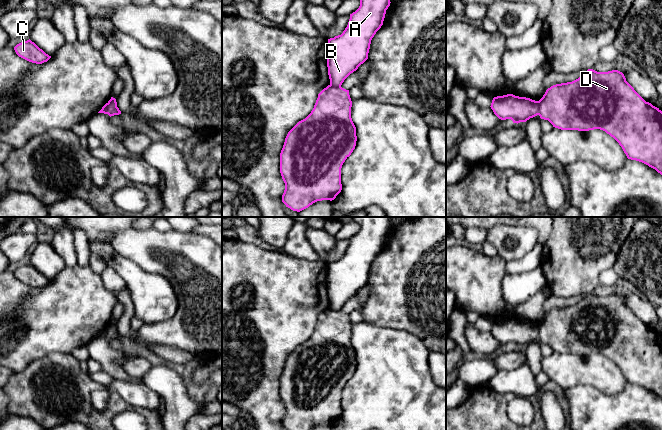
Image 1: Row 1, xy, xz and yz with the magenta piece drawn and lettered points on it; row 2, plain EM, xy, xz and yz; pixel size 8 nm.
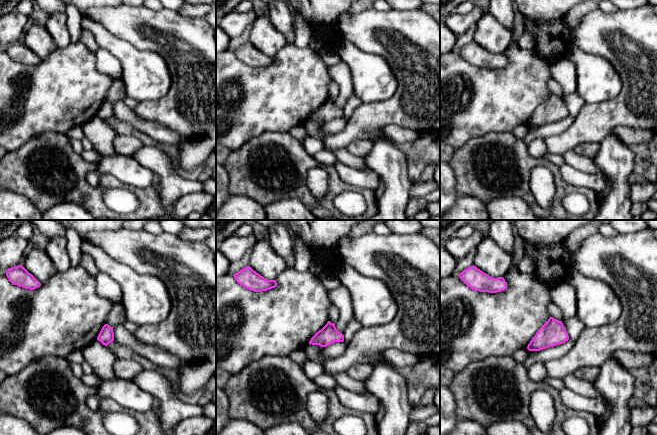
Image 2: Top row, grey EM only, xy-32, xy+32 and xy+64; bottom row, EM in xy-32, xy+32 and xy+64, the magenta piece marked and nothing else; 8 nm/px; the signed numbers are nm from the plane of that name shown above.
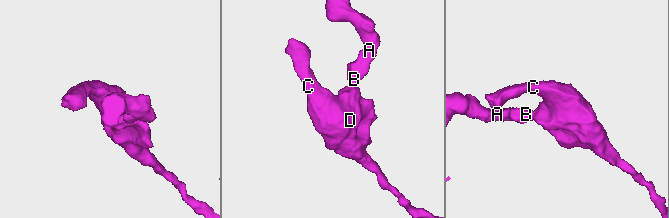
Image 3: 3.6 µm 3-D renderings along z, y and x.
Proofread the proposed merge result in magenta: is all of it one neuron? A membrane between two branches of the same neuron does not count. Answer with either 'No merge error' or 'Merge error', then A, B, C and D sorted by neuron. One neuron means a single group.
Merge error. Groups: A B / C D

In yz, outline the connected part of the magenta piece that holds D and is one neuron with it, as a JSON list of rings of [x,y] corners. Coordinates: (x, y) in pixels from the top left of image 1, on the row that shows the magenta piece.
[[[588,69],[572,82],[553,85],[539,100],[538,112],[541,119],[548,120],[553,127],[561,130],[605,131],[619,143],[628,159],[642,162],[662,175],[662,111],[646,102],[626,81],[622,72]]]

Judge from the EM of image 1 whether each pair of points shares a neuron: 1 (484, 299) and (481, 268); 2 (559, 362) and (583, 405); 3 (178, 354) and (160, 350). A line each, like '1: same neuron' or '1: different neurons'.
1: same neuron
2: different neurons
3: same neuron

